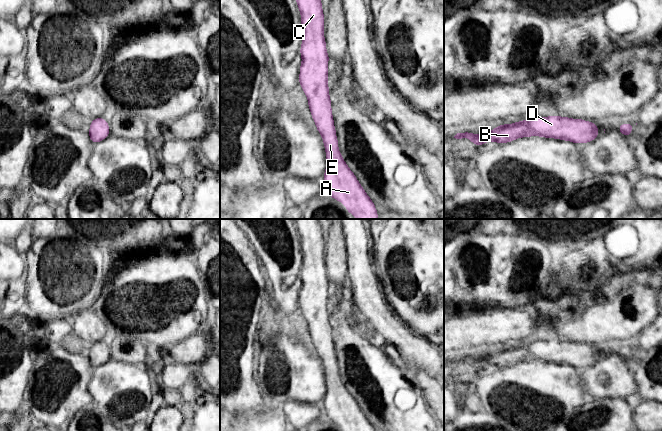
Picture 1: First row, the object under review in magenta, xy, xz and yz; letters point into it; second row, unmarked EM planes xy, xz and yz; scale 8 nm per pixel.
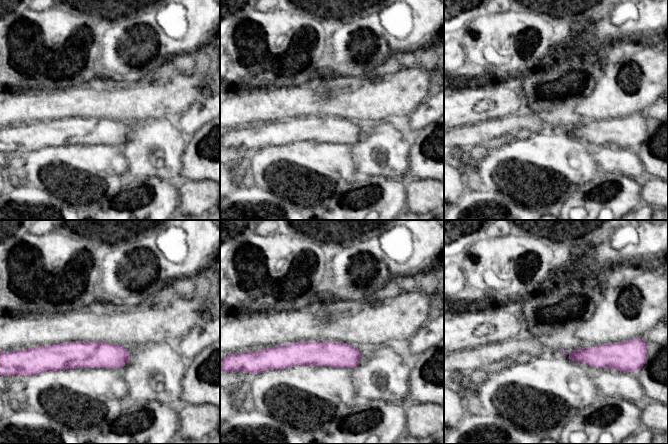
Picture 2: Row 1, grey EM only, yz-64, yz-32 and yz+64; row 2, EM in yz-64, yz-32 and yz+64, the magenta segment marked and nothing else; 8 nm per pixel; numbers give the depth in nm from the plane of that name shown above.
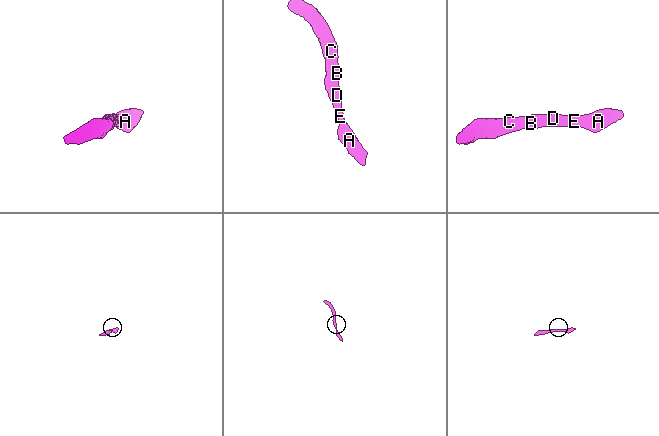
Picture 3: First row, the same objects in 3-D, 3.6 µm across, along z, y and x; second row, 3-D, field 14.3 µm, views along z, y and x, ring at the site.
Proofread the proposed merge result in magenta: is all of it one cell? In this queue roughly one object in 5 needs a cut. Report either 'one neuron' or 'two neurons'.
one neuron

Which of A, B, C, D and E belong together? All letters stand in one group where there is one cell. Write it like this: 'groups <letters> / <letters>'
groups A B C D E

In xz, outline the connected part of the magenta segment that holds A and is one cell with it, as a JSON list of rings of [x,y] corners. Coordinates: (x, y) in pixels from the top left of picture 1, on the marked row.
[[[296,0],[303,31],[299,83],[326,149],[326,190],[357,219],[378,219],[375,205],[349,169],[338,149],[328,88],[328,60],[321,0]]]

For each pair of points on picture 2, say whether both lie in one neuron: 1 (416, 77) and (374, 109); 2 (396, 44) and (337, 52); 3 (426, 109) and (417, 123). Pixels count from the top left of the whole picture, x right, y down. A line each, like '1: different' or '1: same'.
1: same
2: same
3: same

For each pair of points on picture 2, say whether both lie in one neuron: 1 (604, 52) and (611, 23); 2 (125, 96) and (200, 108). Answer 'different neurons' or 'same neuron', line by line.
1: different neurons
2: different neurons

